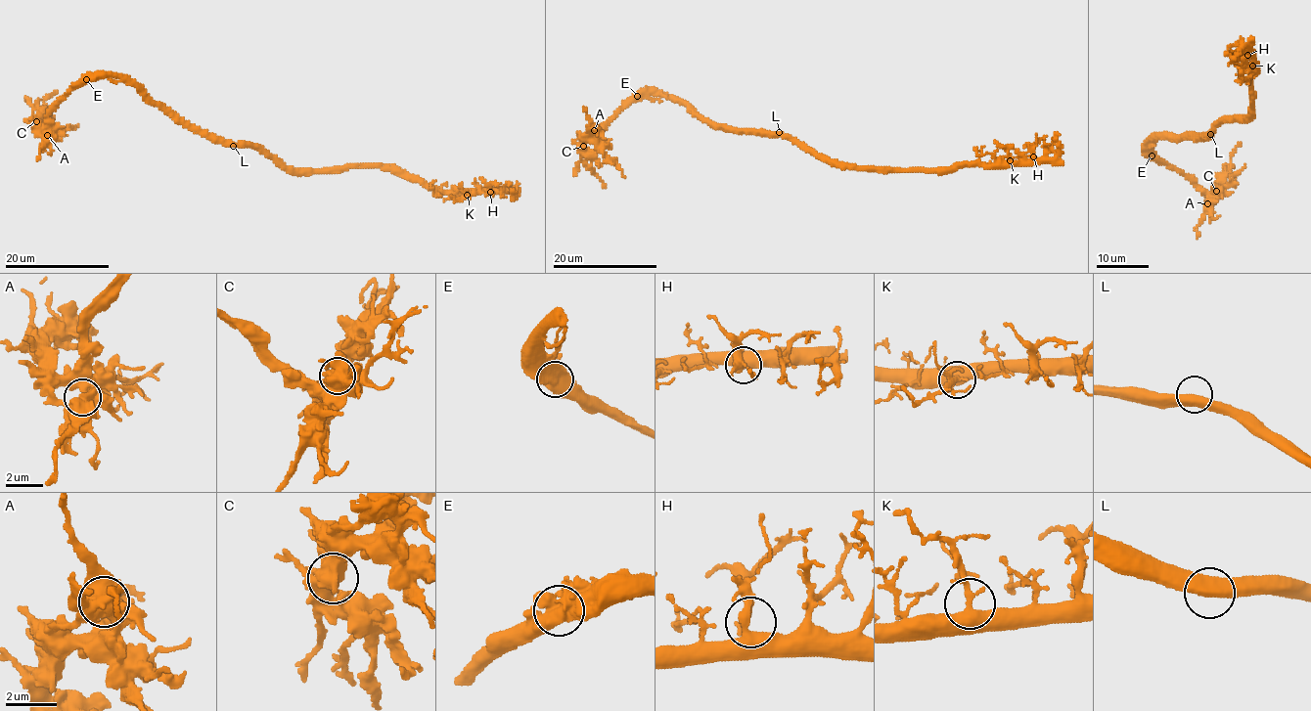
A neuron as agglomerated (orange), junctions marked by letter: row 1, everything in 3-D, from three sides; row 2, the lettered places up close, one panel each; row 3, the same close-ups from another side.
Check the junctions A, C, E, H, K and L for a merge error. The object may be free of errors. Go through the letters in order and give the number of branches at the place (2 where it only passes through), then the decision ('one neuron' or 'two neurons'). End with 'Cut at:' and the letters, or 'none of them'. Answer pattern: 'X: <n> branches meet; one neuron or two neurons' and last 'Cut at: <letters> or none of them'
A: 2 branches meet; one neuron
C: 3 branches meet; one neuron
E: 2 branches meet; one neuron
H: 2 branches meet; one neuron
K: 3 branches meet; one neuron
L: 2 branches meet; one neuron
Cut at: none of them

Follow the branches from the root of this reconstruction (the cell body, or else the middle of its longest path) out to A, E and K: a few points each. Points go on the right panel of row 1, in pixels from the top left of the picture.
A: (1212, 130), (1212, 134), (1204, 139), (1159, 137), (1148, 145), (1149, 153), (1189, 174), (1211, 198), (1207, 203)
E: (1212, 130), (1211, 136), (1198, 140), (1159, 137), (1149, 142), (1152, 155)
K: (1212, 130), (1214, 124), (1228, 116), (1248, 114), (1251, 68), (1256, 72), (1255, 64), (1252, 66)

